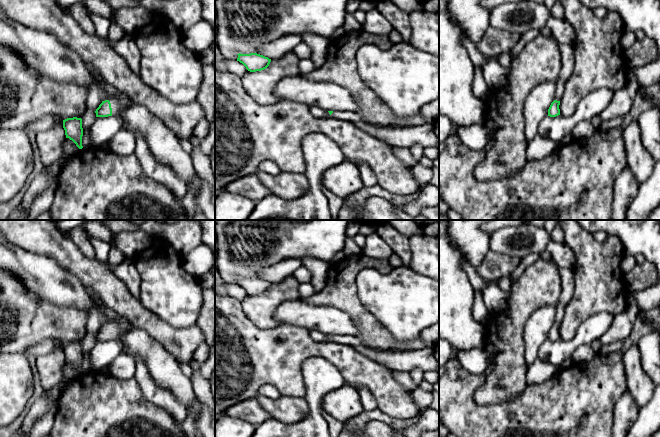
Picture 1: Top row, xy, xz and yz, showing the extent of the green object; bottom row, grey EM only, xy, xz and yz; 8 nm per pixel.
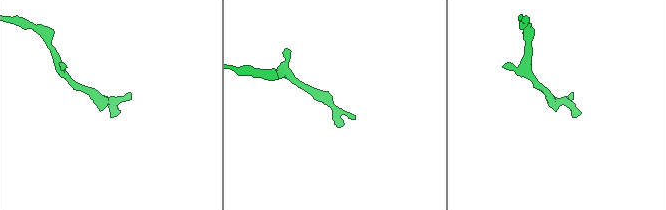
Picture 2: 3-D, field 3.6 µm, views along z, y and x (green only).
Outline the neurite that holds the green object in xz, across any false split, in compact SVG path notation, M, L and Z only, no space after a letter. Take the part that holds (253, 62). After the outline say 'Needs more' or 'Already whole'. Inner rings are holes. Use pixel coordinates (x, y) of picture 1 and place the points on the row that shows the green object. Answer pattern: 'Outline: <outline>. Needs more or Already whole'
Outline: M250 53L250 54L237 54L238 58L237 61L242 63L246 69L250 72L256 72L266 69L271 59L265 57L263 55L257 53Z. Already whole

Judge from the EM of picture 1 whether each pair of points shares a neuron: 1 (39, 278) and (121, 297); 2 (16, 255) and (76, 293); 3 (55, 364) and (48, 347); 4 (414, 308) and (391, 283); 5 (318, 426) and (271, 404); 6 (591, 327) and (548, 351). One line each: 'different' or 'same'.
1: different
2: same
3: different
4: same
5: different
6: same

